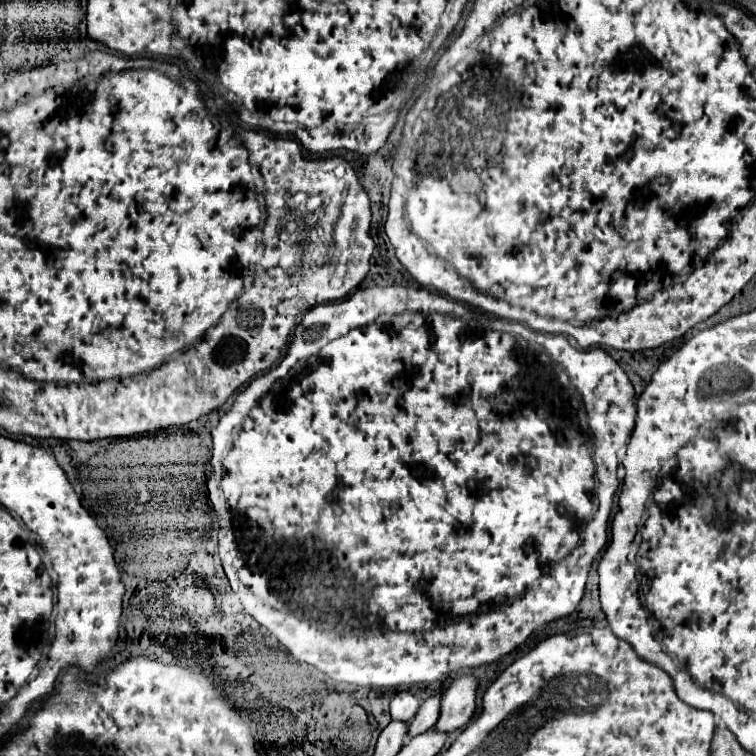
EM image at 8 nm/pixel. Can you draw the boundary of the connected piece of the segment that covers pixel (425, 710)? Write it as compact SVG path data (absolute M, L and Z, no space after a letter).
M434 695L434 697L430 697L430 699L426 699L422 703L416 717L410 721L408 739L432 729L436 725L436 721L438 721L438 715L440 715L440 695Z

